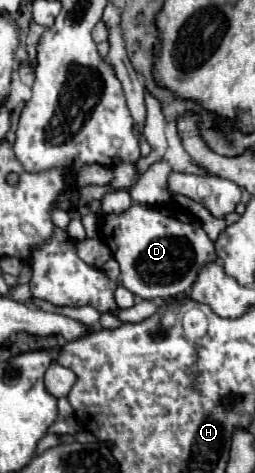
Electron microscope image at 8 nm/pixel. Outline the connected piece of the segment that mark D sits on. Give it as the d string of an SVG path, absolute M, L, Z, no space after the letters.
M133 204L127 212L119 216L107 214L103 216L103 224L101 224L101 240L105 240L105 244L111 246L111 252L115 254L115 260L121 266L121 284L143 300L167 298L187 292L193 286L193 280L197 280L197 272L205 264L217 258L215 244L209 242L209 236L205 234L201 224L191 216L187 216L179 206L153 208L153 206Z

